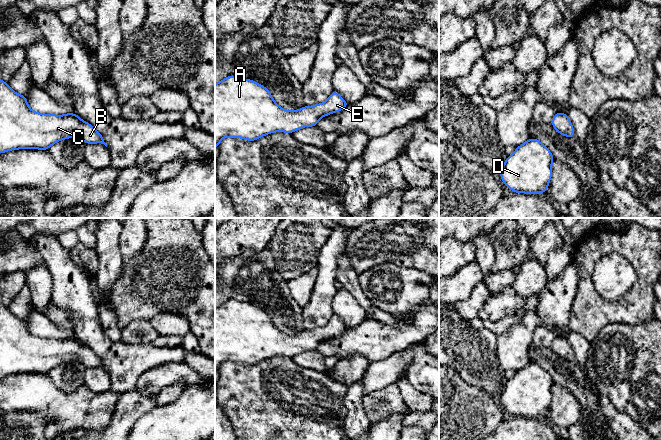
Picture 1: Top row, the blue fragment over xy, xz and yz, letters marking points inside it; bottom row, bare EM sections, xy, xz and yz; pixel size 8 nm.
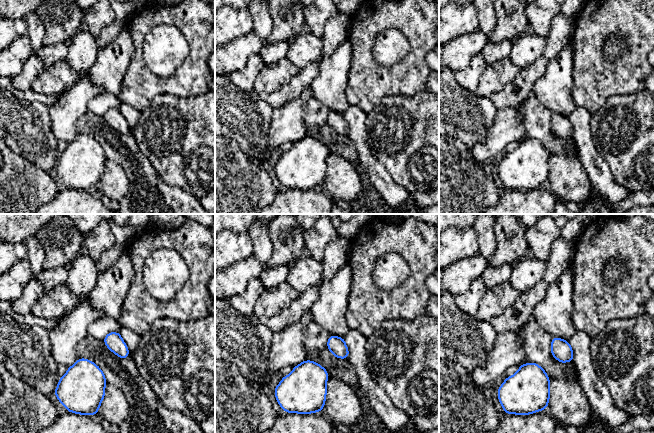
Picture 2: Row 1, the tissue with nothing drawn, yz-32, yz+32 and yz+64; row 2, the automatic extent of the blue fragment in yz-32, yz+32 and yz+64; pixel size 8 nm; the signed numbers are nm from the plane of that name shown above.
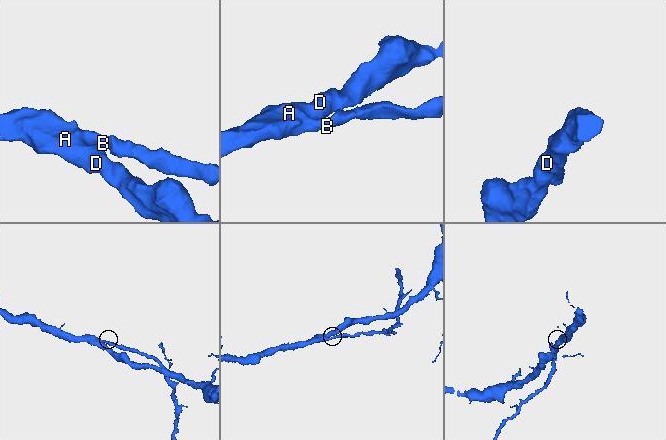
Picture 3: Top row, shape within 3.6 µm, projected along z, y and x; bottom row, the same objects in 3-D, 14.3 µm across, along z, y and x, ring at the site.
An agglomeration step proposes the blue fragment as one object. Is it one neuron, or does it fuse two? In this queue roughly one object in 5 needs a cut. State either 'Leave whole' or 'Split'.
Leave whole

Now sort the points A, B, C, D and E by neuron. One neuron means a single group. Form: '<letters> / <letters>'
A B C D E

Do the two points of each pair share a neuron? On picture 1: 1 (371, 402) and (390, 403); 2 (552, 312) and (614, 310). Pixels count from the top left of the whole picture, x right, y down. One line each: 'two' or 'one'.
1: one
2: two

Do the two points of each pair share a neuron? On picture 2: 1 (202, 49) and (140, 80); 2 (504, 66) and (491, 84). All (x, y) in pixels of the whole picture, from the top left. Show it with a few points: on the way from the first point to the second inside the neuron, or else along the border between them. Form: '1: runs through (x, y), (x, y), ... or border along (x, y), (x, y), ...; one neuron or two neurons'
1: runs through (191, 66), (173, 84), (157, 84); one neuron
2: runs through (503, 70), (493, 80); one neuron

